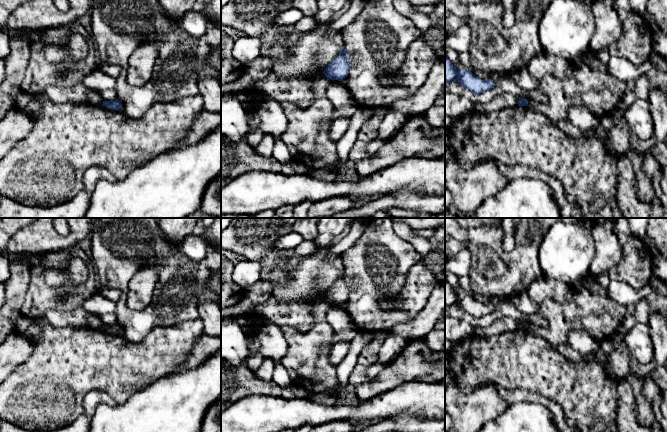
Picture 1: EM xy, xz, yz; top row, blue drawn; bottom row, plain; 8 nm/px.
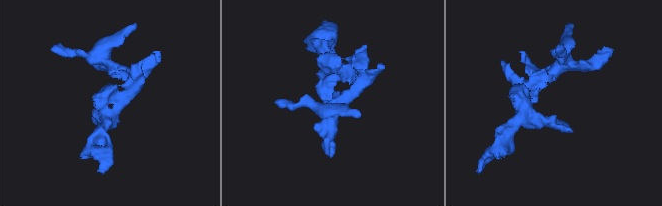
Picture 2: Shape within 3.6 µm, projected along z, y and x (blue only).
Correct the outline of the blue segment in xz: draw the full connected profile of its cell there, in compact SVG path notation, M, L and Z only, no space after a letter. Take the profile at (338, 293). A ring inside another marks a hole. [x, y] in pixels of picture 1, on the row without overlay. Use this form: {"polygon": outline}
{"polygon": "M343 269L340 278L325 292L323 298L328 304L340 305L348 300L350 290L351 287Z"}

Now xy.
{"polygon": "M116 323L115 325L103 325L103 330L108 333L119 335L122 331L122 326L119 323Z"}

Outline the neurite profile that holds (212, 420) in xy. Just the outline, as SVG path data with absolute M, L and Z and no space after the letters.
M221 396L206 411L200 432L221 432Z

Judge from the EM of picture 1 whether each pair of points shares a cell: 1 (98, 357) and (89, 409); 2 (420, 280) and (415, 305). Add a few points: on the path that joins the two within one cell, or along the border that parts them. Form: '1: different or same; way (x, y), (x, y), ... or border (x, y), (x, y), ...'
1: different; border (113, 400), (90, 390), (83, 411)
2: same; way (418, 286), (415, 299)

